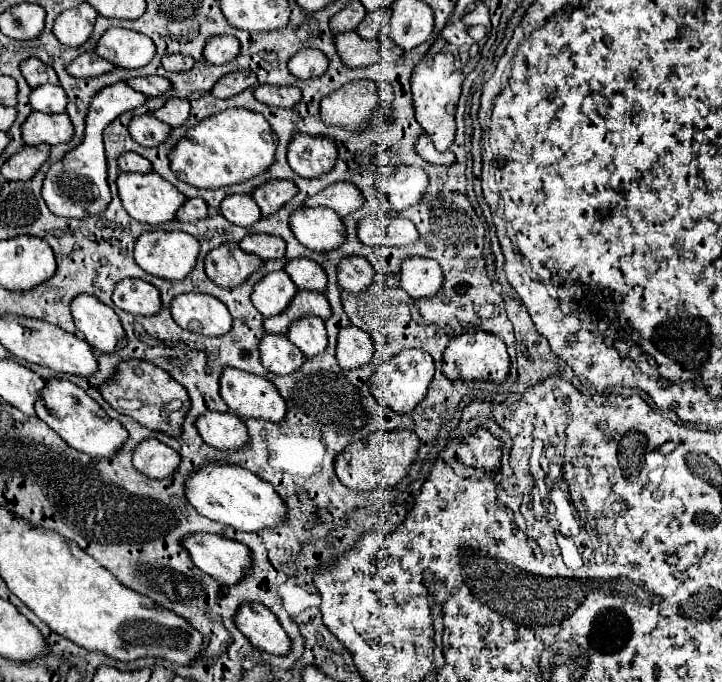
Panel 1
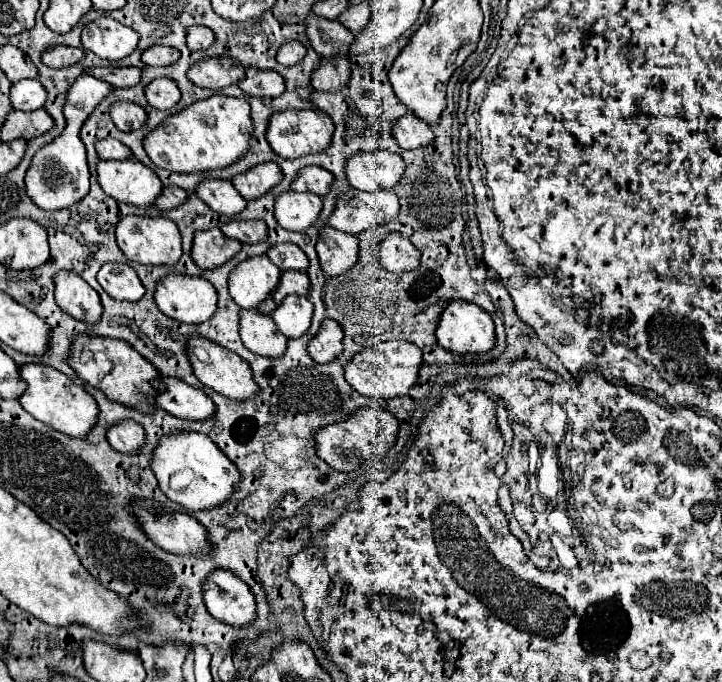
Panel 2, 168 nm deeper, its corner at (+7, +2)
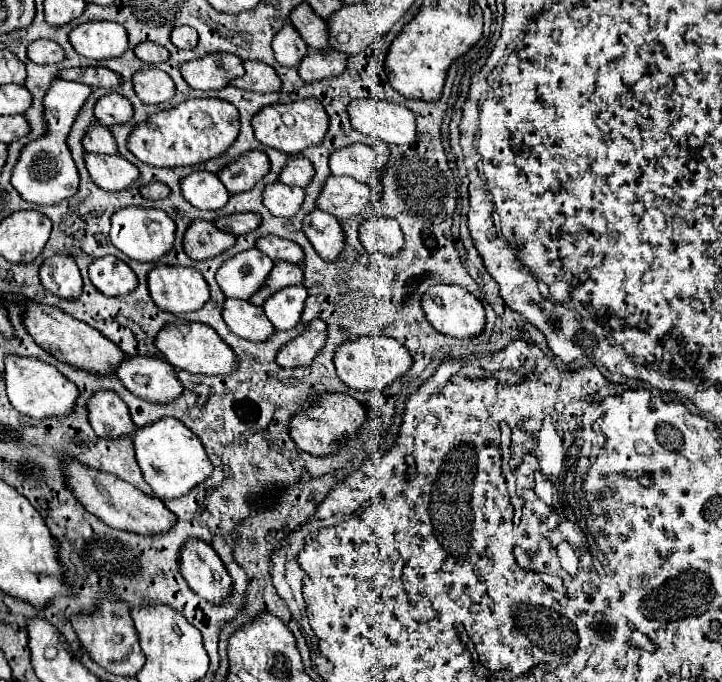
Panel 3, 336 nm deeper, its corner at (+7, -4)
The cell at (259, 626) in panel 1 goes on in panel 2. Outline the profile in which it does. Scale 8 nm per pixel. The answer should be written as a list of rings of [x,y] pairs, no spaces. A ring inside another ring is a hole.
[[[213,570],[203,590],[209,614],[231,626],[247,626],[255,618],[255,598],[245,582],[229,570]]]

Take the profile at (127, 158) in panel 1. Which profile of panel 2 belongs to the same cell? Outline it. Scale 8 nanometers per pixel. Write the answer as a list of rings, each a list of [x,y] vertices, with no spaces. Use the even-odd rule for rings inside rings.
[[[103,138],[103,140],[97,140],[95,142],[95,148],[97,148],[97,154],[99,158],[103,160],[125,160],[125,158],[131,158],[131,150],[121,144],[119,140],[115,138]]]

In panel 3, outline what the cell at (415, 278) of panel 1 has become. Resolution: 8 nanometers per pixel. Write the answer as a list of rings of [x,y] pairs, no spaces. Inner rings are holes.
[[[371,218],[359,226],[359,238],[369,252],[379,252],[385,256],[399,256],[405,238],[399,224],[391,218]]]

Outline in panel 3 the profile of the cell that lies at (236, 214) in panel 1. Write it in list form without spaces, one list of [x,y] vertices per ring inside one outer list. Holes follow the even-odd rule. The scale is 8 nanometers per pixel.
[[[193,172],[181,180],[181,192],[195,208],[221,210],[229,202],[229,192],[211,172]]]

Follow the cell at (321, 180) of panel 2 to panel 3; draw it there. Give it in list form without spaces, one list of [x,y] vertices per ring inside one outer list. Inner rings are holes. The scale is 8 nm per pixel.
[[[293,156],[293,160],[285,166],[285,170],[281,172],[279,176],[279,182],[281,184],[287,184],[287,186],[299,186],[299,188],[307,188],[309,186],[309,180],[313,180],[315,176],[315,168],[309,160],[305,158],[299,158],[299,156]]]

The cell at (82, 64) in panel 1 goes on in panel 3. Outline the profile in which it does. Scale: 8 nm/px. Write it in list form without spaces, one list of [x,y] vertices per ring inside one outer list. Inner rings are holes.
[[[39,40],[29,46],[29,58],[35,64],[59,64],[65,60],[65,50],[57,42]]]

